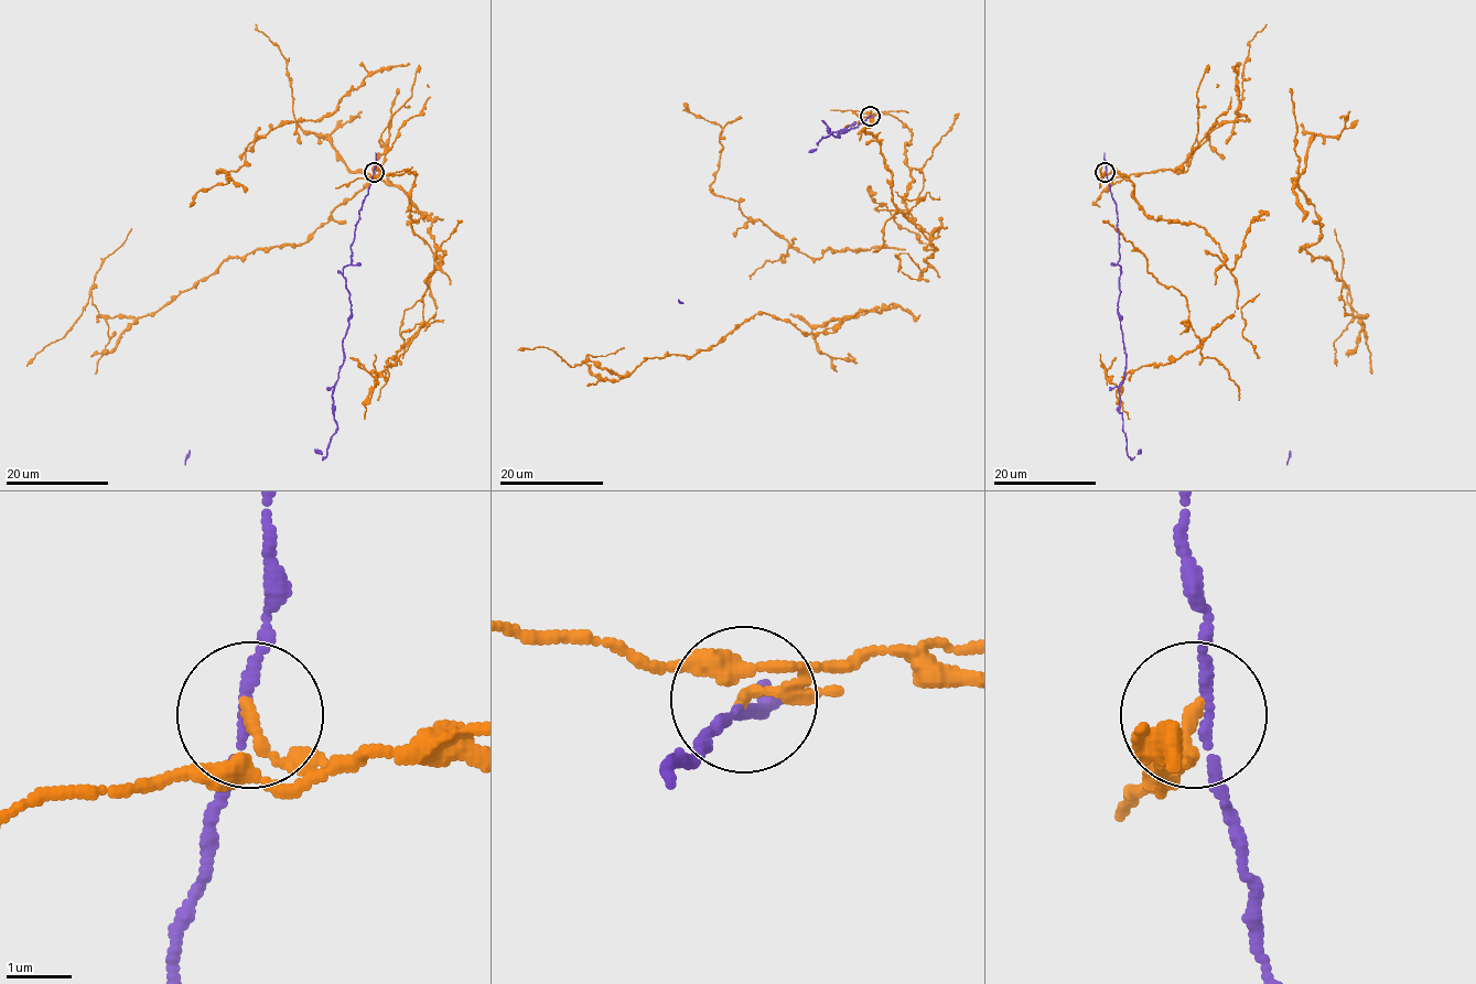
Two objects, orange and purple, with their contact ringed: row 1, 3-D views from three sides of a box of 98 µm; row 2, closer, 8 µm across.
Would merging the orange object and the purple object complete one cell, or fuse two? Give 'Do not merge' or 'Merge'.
Do not merge

